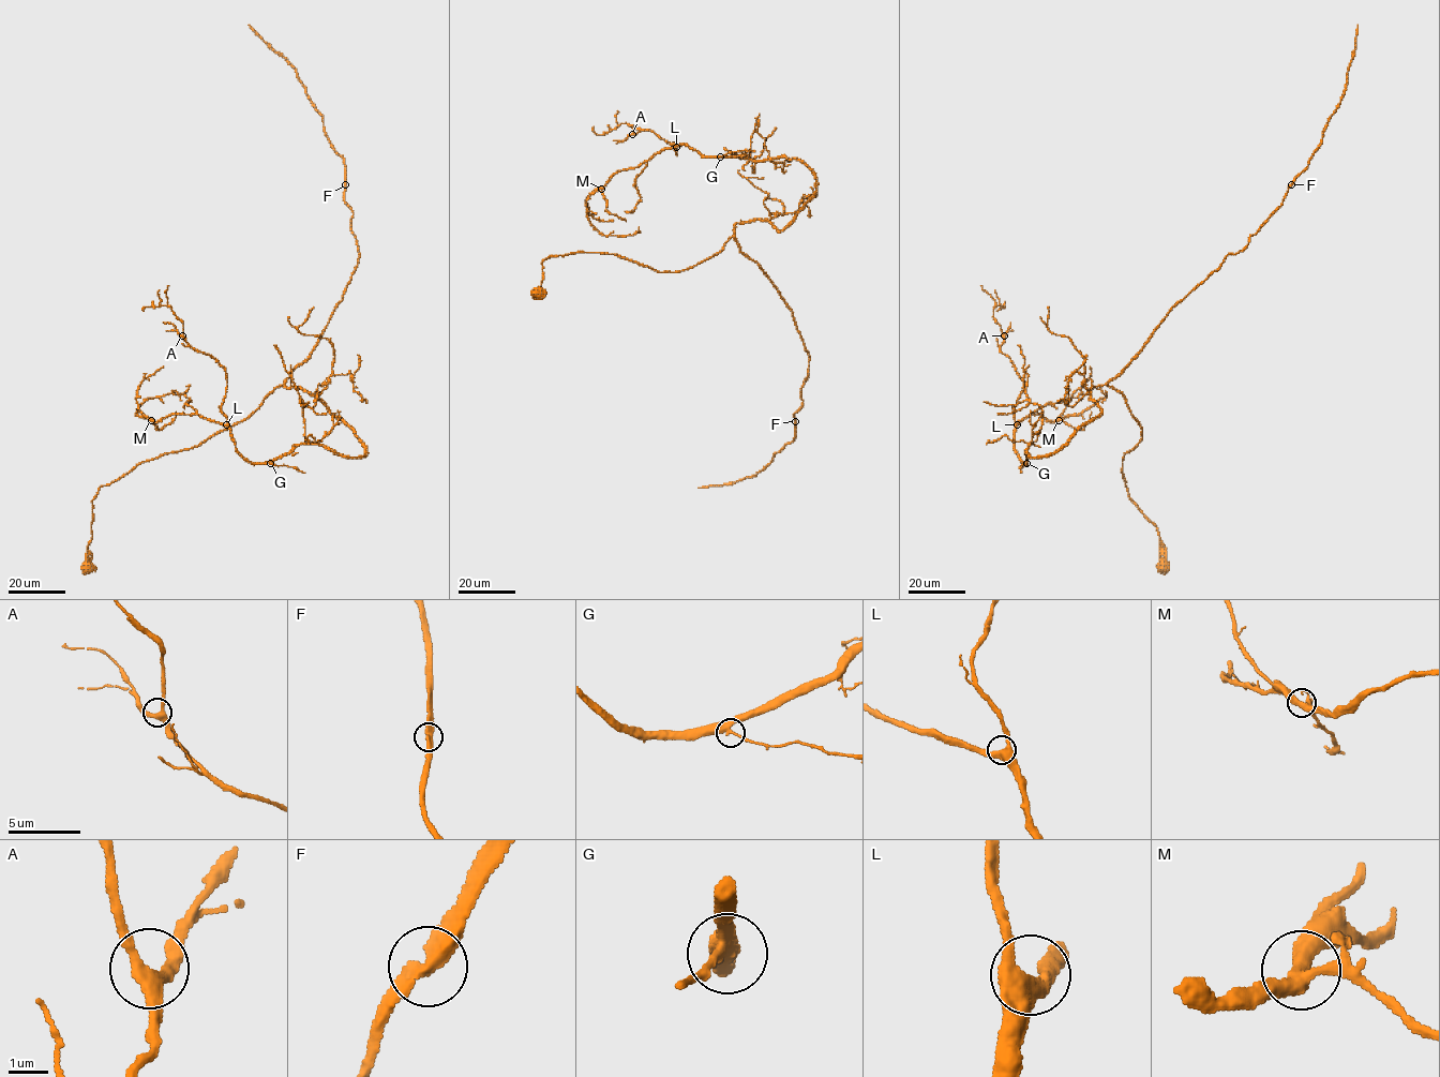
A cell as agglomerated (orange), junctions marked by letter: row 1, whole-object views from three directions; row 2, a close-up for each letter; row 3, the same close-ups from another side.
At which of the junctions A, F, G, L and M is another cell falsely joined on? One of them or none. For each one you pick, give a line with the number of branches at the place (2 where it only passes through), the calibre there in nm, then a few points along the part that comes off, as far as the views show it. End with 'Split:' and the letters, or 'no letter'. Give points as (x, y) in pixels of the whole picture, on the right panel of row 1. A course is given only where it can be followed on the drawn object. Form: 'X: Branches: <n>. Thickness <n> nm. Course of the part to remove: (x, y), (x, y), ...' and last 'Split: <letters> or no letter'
Split: no letter

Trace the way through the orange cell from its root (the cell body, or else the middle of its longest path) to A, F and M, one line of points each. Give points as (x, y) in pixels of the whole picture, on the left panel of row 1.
A: (86, 565), (101, 487), (282, 385), (366, 453), (251, 464), (225, 370), (182, 335)
F: (86, 565), (92, 499), (101, 487), (144, 462), (200, 445), (245, 420), (309, 357), (359, 256), (345, 184)
M: (86, 565), (101, 487), (282, 385), (313, 393), (366, 453), (298, 444), (251, 464), (226, 425), (151, 420)

